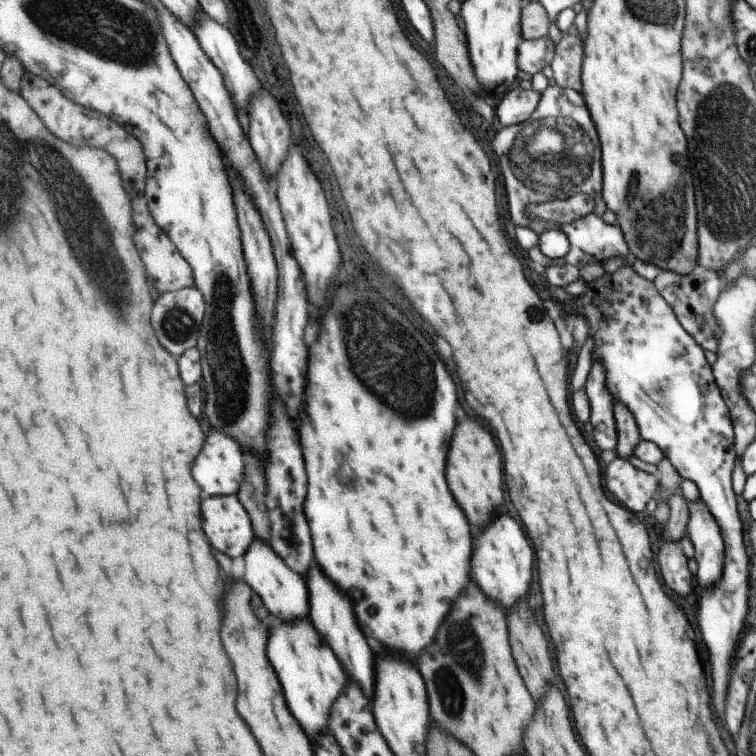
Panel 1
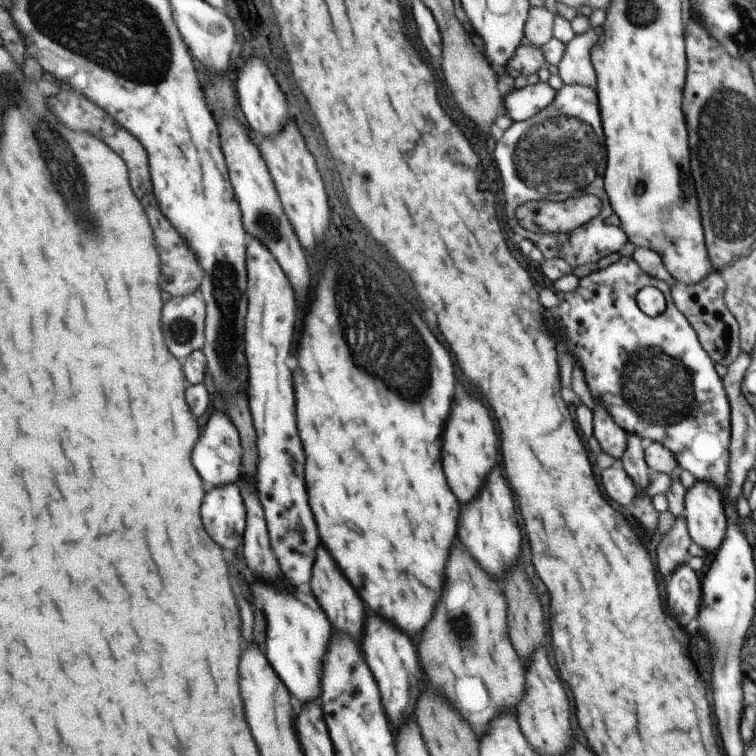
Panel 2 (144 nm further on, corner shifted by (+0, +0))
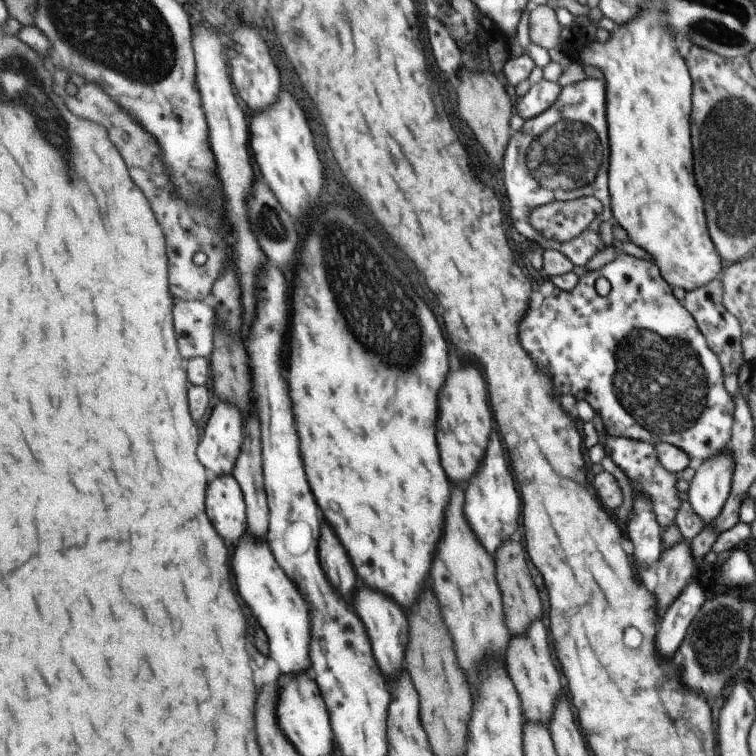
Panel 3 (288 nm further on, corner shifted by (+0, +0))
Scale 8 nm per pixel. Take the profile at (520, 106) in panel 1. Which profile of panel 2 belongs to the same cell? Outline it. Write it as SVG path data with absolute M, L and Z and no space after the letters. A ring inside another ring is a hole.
M531 80L531 84L527 84L525 88L517 90L515 94L507 94L507 116L513 122L525 122L529 118L533 118L535 114L539 114L543 108L547 108L553 98L555 98L555 90L551 90L551 86L547 86L547 82L539 82L539 80Z

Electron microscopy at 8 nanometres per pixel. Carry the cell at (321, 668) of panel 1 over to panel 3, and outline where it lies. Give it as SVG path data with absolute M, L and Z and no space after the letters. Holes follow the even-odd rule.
M249 534L249 538L237 548L235 552L235 578L239 584L239 592L247 606L257 616L259 624L269 636L271 644L271 656L279 662L283 674L301 672L311 668L309 658L309 644L313 642L313 622L309 622L309 604L303 598L299 586L291 576L283 570L279 560L275 558L275 552L271 550L271 544L267 538L255 538Z

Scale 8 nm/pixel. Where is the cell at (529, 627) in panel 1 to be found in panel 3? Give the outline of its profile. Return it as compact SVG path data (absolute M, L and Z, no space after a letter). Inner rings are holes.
M507 542L507 546L501 546L495 552L495 570L499 570L497 574L497 584L503 588L503 606L505 606L505 618L507 618L507 628L511 630L511 634L525 634L527 632L527 624L531 620L535 620L541 614L541 602L537 596L537 590L531 582L531 576L527 572L527 562L525 562L525 552L521 552L523 546L519 542Z

